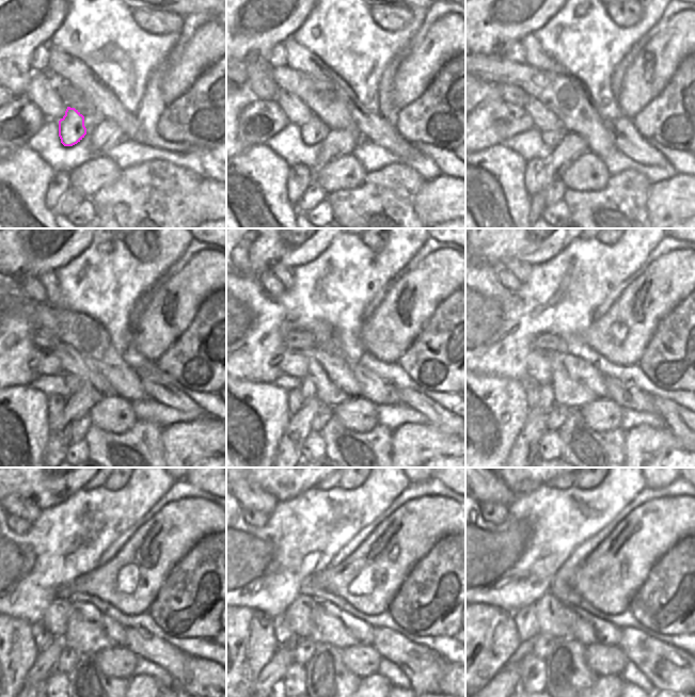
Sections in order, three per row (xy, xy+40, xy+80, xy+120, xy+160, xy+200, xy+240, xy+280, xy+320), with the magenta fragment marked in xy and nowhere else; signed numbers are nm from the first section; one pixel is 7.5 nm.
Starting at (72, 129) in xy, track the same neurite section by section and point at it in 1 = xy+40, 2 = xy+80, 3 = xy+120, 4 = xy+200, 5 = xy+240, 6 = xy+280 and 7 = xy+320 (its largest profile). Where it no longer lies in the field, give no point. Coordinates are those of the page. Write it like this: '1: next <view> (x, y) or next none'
1: next xy+40 (314, 131)
2: next xy+80 (552, 139)
3: next xy+120 (73, 382)
4: next xy+200 (547, 401)
5: next xy+240 (45, 664)
6: next xy+280 (268, 682)
7: next xy+320 (505, 684)

